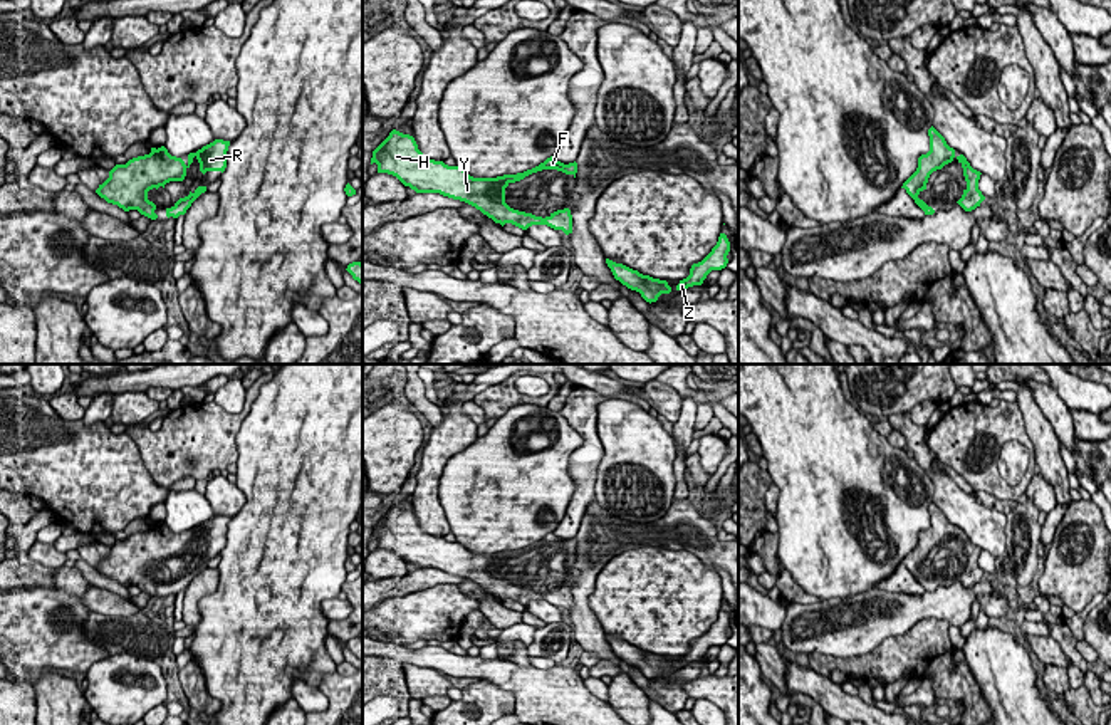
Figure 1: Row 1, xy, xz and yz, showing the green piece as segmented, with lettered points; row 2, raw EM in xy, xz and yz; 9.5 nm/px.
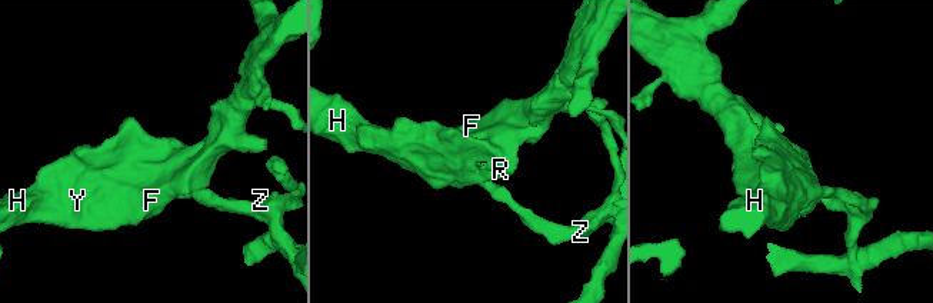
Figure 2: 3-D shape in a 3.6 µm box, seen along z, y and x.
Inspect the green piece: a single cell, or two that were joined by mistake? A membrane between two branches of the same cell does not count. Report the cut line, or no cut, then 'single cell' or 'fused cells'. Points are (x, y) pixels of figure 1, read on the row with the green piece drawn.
cut in yz along (967, 183), (967, 197), (960, 205); fused cells

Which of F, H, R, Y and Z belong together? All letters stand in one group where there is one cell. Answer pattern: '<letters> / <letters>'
F H R Y / Z

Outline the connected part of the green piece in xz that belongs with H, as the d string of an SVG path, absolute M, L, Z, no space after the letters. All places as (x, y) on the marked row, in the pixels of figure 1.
M396 129L373 151L371 164L378 164L378 173L396 176L404 186L416 193L440 193L443 196L465 201L502 227L512 223L522 230L532 225L547 225L554 230L572 233L572 215L567 210L562 216L535 216L519 211L505 203L505 188L525 176L542 171L557 170L576 178L577 163L564 164L554 156L539 166L517 175L497 178L473 178L460 166L448 166L443 161L426 158L413 136Z

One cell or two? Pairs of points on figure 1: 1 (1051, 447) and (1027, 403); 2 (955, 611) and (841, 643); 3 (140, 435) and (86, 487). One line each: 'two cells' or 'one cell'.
1: one cell
2: one cell
3: two cells

